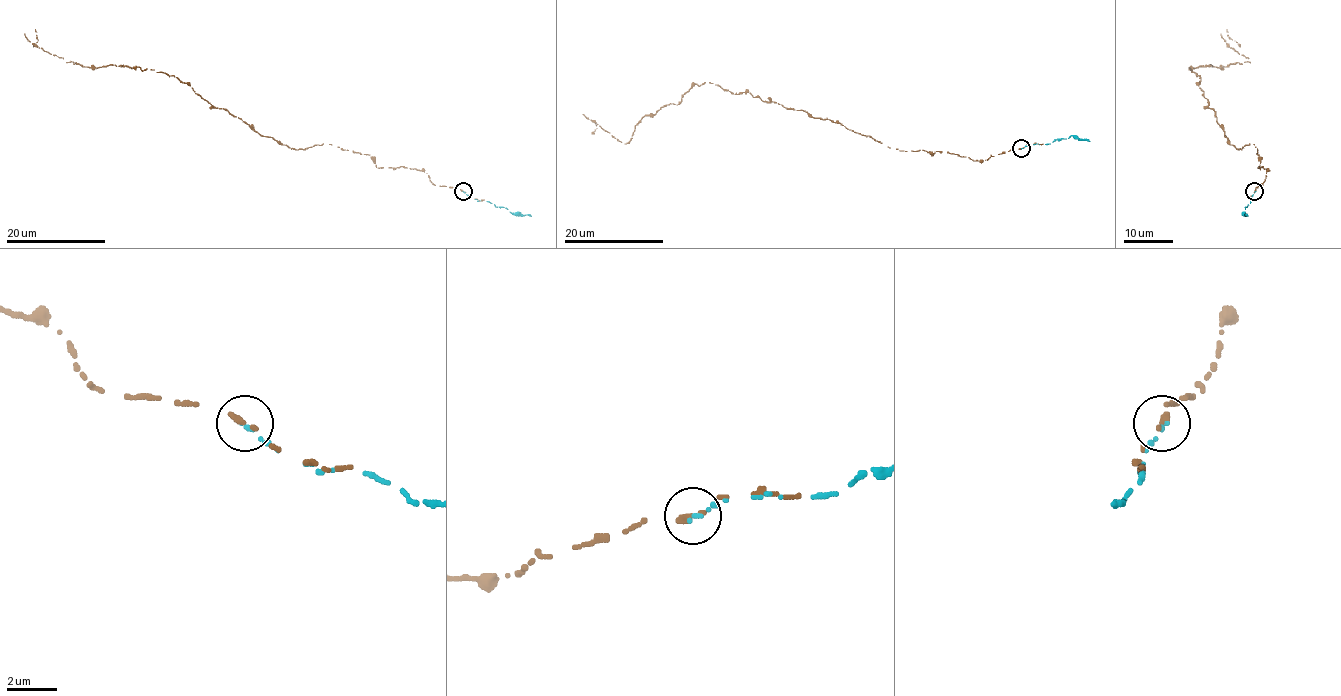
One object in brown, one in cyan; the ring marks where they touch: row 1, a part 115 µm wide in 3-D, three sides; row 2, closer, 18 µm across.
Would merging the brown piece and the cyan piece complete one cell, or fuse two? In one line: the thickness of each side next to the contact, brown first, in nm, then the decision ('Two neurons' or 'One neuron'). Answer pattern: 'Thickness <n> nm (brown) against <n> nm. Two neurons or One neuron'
Thickness 260 nm (brown) against 140 nm. One neuron

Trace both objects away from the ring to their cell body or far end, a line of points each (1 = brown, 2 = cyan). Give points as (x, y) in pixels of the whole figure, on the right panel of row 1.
1: (1255, 191), (1267, 169), (1257, 168), (1257, 149), (1225, 137), (1189, 70), (1250, 62), (1229, 39), (1240, 46)
2: (1255, 191), (1242, 212), (1247, 216)

